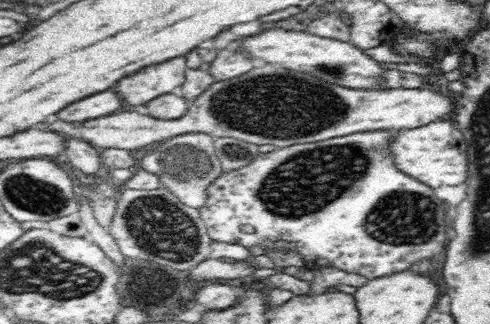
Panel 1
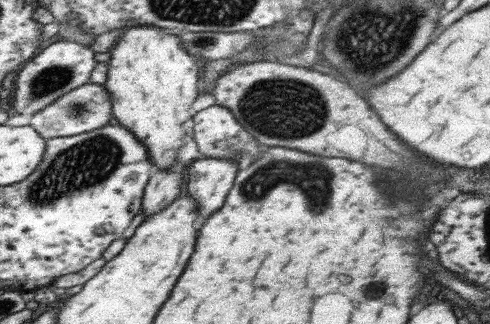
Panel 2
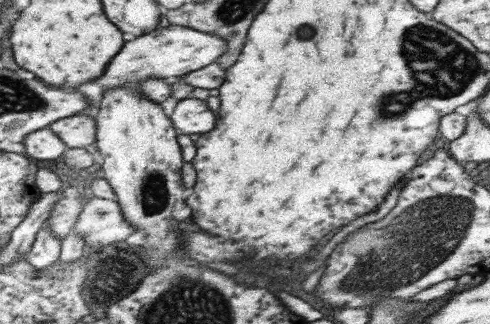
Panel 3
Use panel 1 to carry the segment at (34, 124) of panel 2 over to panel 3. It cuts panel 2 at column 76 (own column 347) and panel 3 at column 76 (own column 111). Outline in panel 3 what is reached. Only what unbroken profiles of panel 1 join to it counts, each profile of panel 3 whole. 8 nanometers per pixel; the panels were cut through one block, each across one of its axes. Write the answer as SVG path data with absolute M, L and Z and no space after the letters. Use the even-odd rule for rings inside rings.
M69 116L65 120L57 120L51 126L47 126L67 150L83 150L85 146L95 142L97 124L89 116Z

